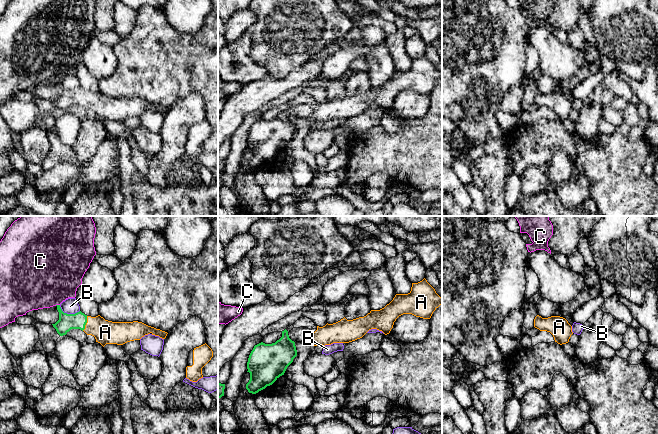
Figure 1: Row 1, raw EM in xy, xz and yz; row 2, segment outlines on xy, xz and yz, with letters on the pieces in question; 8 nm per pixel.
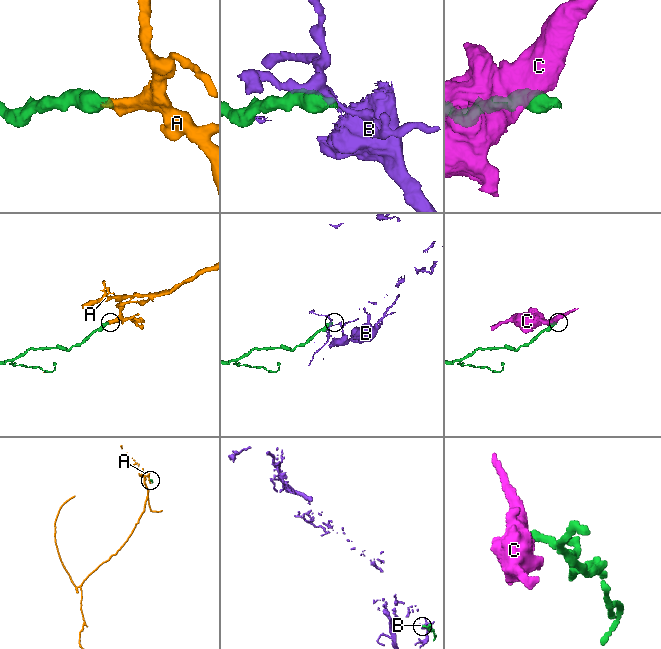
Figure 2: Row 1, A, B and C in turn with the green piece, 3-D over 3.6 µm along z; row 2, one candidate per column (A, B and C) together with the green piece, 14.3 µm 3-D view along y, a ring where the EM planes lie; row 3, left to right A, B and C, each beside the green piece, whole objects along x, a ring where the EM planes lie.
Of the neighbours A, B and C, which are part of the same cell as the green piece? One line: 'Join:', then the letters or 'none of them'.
Join: A

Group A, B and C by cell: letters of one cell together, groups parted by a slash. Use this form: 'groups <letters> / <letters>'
groups A / B / C

